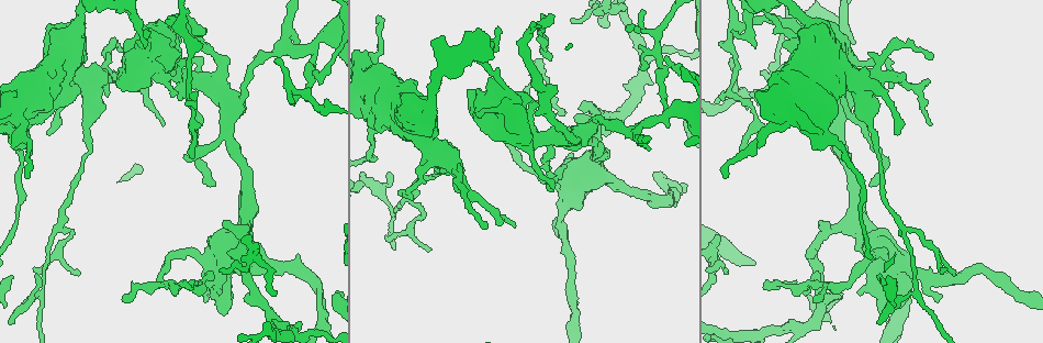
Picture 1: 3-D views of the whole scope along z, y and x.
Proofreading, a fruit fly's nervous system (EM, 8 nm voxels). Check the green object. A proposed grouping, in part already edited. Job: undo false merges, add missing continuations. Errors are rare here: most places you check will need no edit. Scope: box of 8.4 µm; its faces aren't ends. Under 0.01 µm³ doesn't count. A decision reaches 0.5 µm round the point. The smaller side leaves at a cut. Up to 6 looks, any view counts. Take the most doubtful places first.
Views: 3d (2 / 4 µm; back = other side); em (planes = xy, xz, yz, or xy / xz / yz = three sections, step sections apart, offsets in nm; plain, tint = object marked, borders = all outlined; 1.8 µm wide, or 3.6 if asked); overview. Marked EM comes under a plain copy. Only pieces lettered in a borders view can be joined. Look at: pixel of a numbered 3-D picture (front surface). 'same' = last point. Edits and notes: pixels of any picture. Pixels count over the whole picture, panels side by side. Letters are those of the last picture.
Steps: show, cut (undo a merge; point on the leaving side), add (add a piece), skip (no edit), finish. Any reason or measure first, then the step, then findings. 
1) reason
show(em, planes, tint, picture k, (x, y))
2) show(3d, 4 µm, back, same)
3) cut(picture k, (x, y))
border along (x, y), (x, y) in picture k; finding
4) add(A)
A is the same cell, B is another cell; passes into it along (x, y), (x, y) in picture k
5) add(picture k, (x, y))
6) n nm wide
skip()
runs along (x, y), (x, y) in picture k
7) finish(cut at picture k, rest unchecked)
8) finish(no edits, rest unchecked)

show(em, xz, step 4, tint, picture 1, (837, 289))

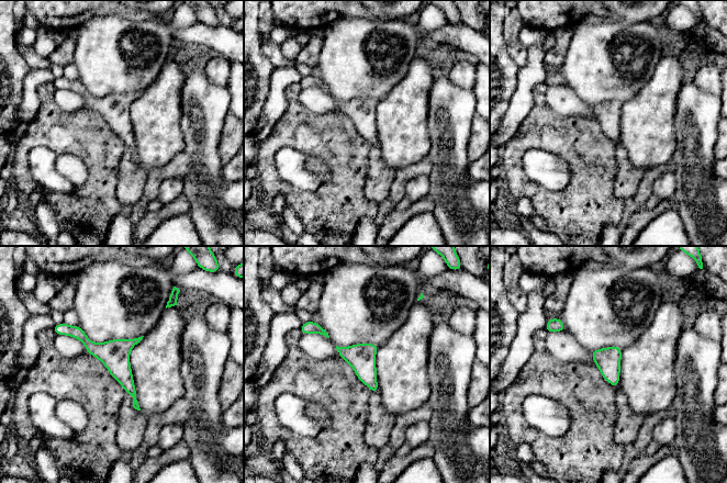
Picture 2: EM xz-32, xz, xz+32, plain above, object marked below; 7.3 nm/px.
see the neighbours
show(em, xz, step 4, borders, same)

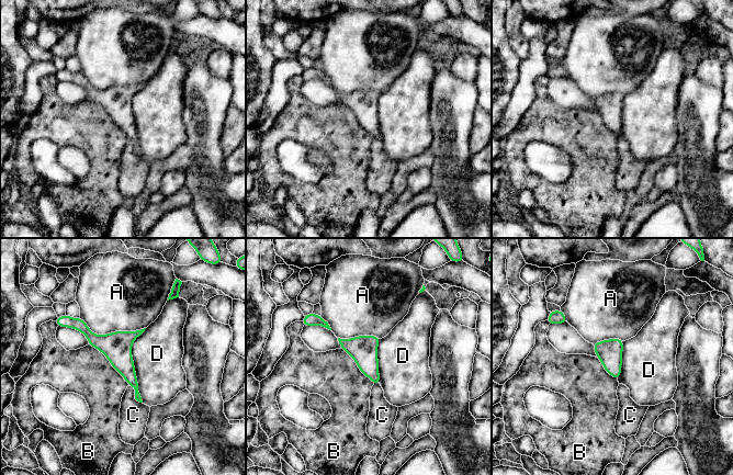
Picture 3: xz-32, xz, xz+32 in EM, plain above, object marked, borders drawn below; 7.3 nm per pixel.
180 nm wide
skip()
A, B, C and D are other cells; runs along (70, 323), (124, 364), (137, 396) in picture 3; continuous, no second neuron

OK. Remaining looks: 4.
show(em, 3.6 µm, yz, step 16, borders, picture 1, (792, 83))

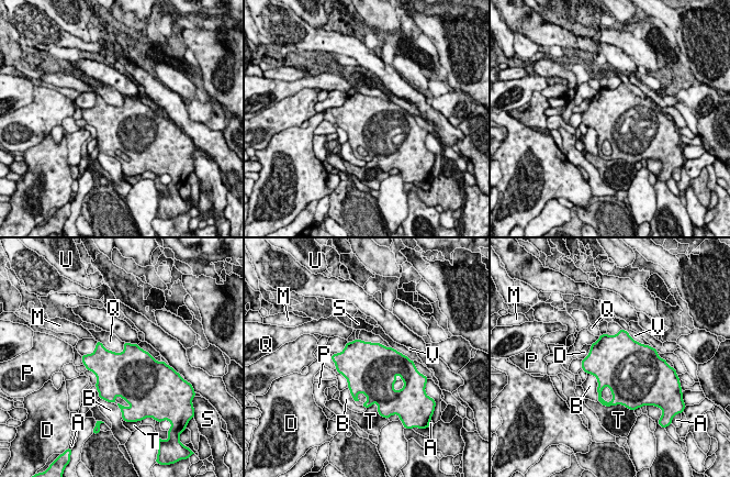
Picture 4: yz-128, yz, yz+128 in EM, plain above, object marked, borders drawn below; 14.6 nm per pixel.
460 nm wide
skip()
A, B, D, M, P, Q, S, T, U and V are other cells; border along (97, 340), (111, 351), (124, 350) in picture 4; one neuron here

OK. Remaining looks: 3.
abrupt turn
show(3d, 2 µm, back, picture 1, (663, 74))

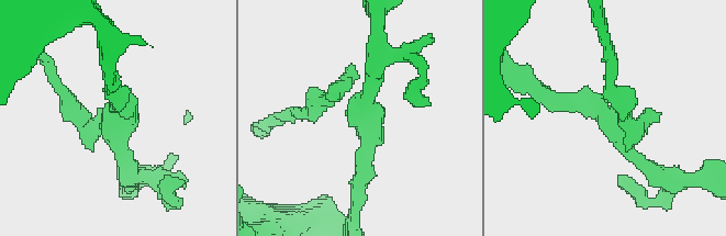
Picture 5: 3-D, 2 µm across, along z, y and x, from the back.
show(em, planes, borders, picture 5, (121, 120))

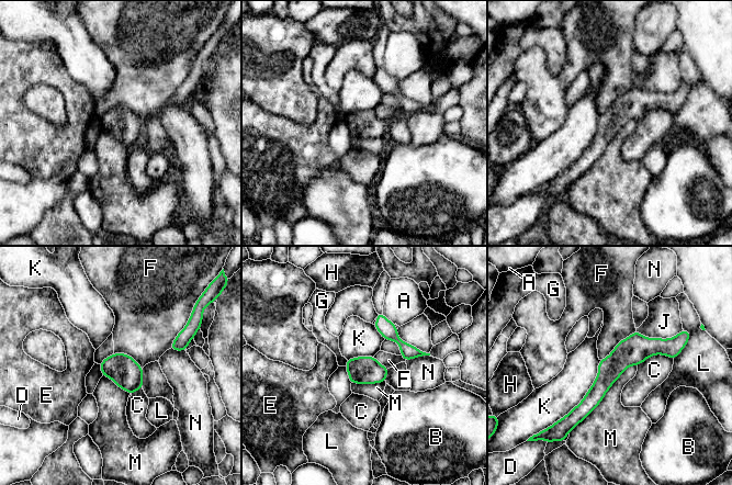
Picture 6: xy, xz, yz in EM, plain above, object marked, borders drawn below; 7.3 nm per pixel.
skip()
A, B, C, D, E, F, G, H, J, K, L, M and N are other cells; all the same neuron

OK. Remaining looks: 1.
finish(no edits, rest unchecked)

